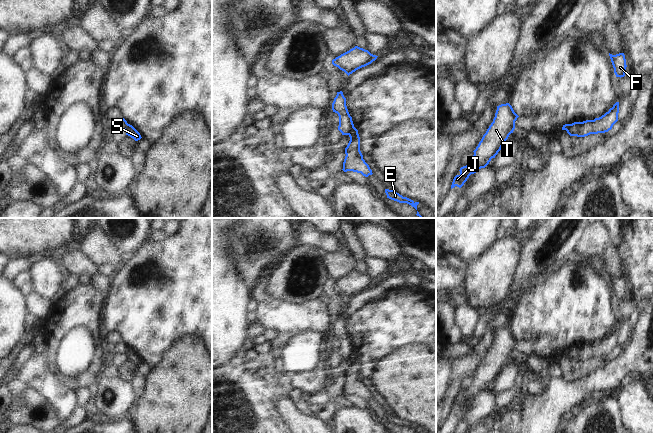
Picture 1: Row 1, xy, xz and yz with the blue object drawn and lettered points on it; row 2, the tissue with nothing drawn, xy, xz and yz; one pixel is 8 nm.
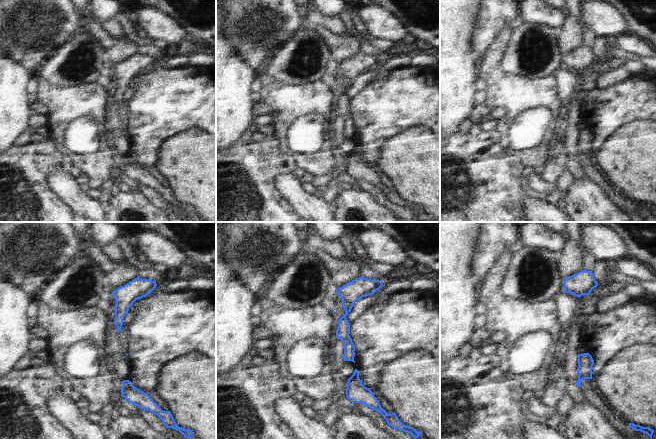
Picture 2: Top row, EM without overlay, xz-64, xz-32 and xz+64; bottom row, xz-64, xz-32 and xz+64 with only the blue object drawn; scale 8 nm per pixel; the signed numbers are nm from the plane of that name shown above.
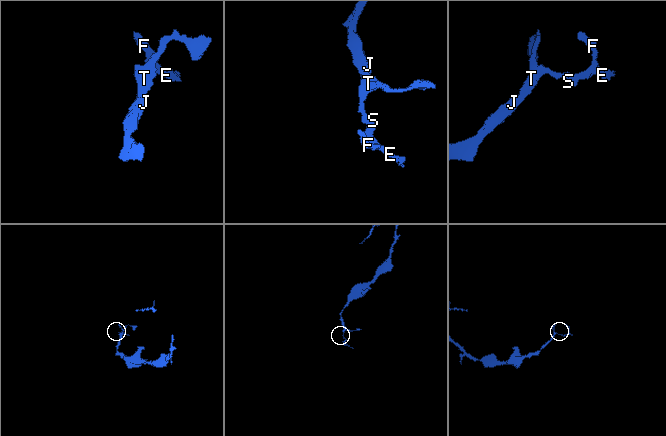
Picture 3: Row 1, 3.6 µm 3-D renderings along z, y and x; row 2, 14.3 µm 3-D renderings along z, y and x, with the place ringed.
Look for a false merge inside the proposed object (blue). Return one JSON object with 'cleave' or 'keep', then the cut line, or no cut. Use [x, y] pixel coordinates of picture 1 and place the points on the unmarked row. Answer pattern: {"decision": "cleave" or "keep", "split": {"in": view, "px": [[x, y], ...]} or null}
{"decision": "cleave", "split": {"in": "xz", "px": [[353, 350], [347, 358]]}}

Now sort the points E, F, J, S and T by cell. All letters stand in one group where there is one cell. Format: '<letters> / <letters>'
E F S / J T

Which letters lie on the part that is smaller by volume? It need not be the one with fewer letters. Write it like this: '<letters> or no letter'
E, F, S

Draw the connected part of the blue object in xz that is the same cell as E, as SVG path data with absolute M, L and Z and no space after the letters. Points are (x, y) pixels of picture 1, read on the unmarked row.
M385 413L385 417L387 419L387 422L397 425L399 427L407 427L407 428L411 429L412 431L414 431L415 433L417 433L417 429L419 428L419 426L414 426L413 424L411 424L407 421L403 421L399 417L395 416L394 413L392 413L392 414Z

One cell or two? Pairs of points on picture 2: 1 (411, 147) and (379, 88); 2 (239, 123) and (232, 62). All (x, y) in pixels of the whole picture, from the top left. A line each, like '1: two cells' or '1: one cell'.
1: two cells
2: one cell

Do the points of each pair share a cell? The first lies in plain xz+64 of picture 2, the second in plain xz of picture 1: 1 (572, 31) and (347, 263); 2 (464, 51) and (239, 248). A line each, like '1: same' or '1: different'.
1: same
2: different

